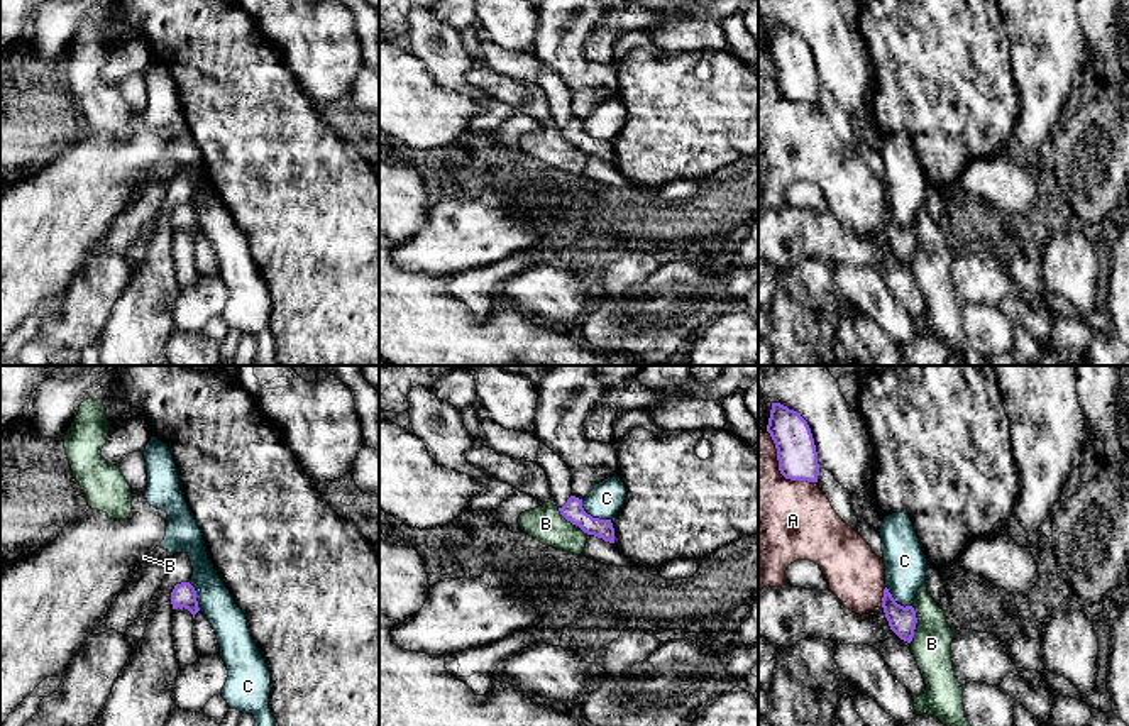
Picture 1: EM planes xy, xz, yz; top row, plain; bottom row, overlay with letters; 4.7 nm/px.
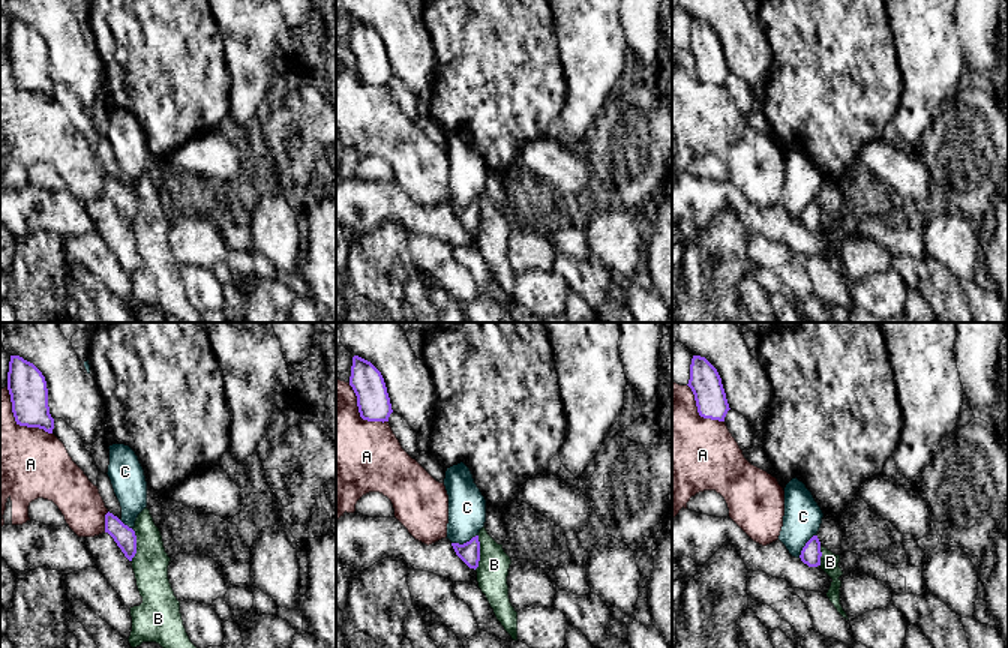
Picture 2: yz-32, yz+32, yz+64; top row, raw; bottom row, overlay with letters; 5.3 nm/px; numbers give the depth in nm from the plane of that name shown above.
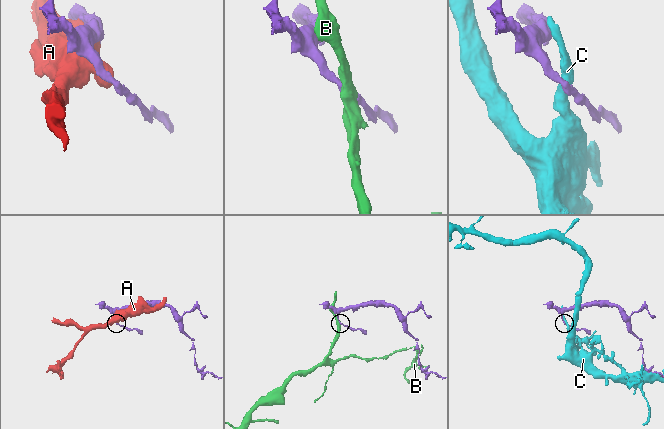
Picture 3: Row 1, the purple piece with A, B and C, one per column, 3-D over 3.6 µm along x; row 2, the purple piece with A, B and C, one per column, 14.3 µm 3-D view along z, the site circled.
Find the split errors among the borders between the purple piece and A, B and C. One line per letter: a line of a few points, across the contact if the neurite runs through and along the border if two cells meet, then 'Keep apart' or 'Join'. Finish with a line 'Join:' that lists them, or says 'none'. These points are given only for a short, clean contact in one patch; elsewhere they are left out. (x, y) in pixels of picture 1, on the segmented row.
A: Keep apart
B: Line: yz (913, 606), (916, 628), (909, 643). Keep apart
C: Line: xz (581, 500), (581, 506), (588, 513), (610, 520). Keep apart
Join: none

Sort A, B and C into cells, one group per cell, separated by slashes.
A / B / C

